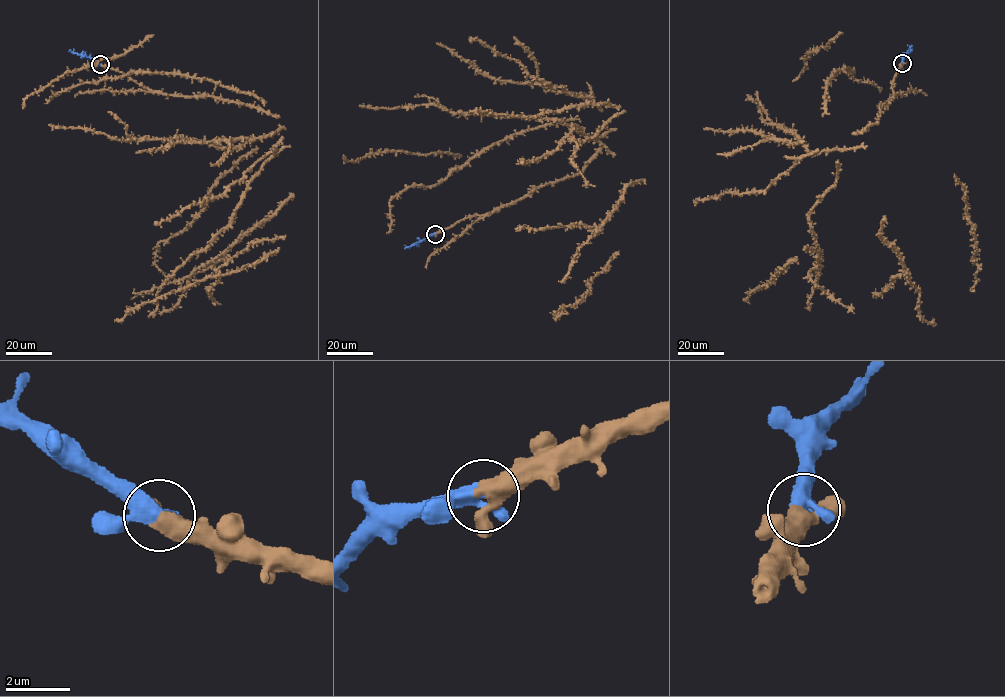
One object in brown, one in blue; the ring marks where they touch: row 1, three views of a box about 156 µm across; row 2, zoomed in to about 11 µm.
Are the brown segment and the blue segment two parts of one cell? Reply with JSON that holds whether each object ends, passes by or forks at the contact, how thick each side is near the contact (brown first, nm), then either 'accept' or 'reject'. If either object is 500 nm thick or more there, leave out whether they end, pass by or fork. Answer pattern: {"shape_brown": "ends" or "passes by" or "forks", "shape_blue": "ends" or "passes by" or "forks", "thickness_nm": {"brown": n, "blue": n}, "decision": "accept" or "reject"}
{"shape_brown": "passes by", "shape_blue": "forks", "thickness_nm": {"brown": 480, "blue": 320}, "decision": "accept"}

